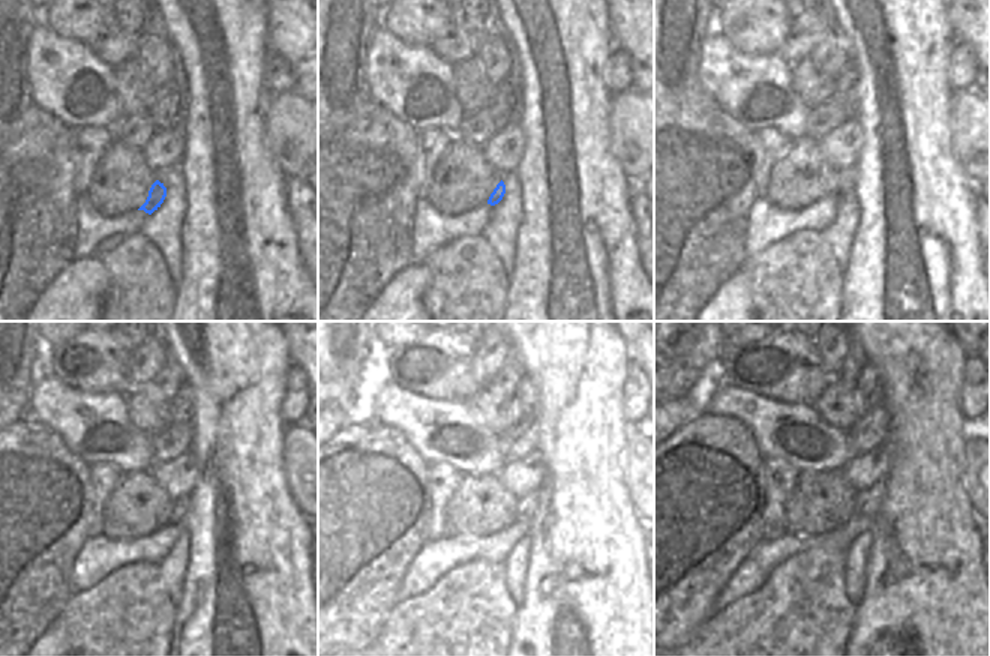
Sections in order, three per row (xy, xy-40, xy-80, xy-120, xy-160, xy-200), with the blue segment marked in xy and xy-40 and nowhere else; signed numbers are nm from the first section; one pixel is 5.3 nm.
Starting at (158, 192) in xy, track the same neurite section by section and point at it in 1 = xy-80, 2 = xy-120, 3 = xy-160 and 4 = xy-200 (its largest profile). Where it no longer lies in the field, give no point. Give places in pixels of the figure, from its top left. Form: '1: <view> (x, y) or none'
1: xy-80 (848, 177)
2: xy-120 (182, 506)
3: xy-160 (527, 505)
4: xy-200 (867, 502)

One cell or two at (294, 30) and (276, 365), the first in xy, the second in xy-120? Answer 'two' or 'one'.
two

